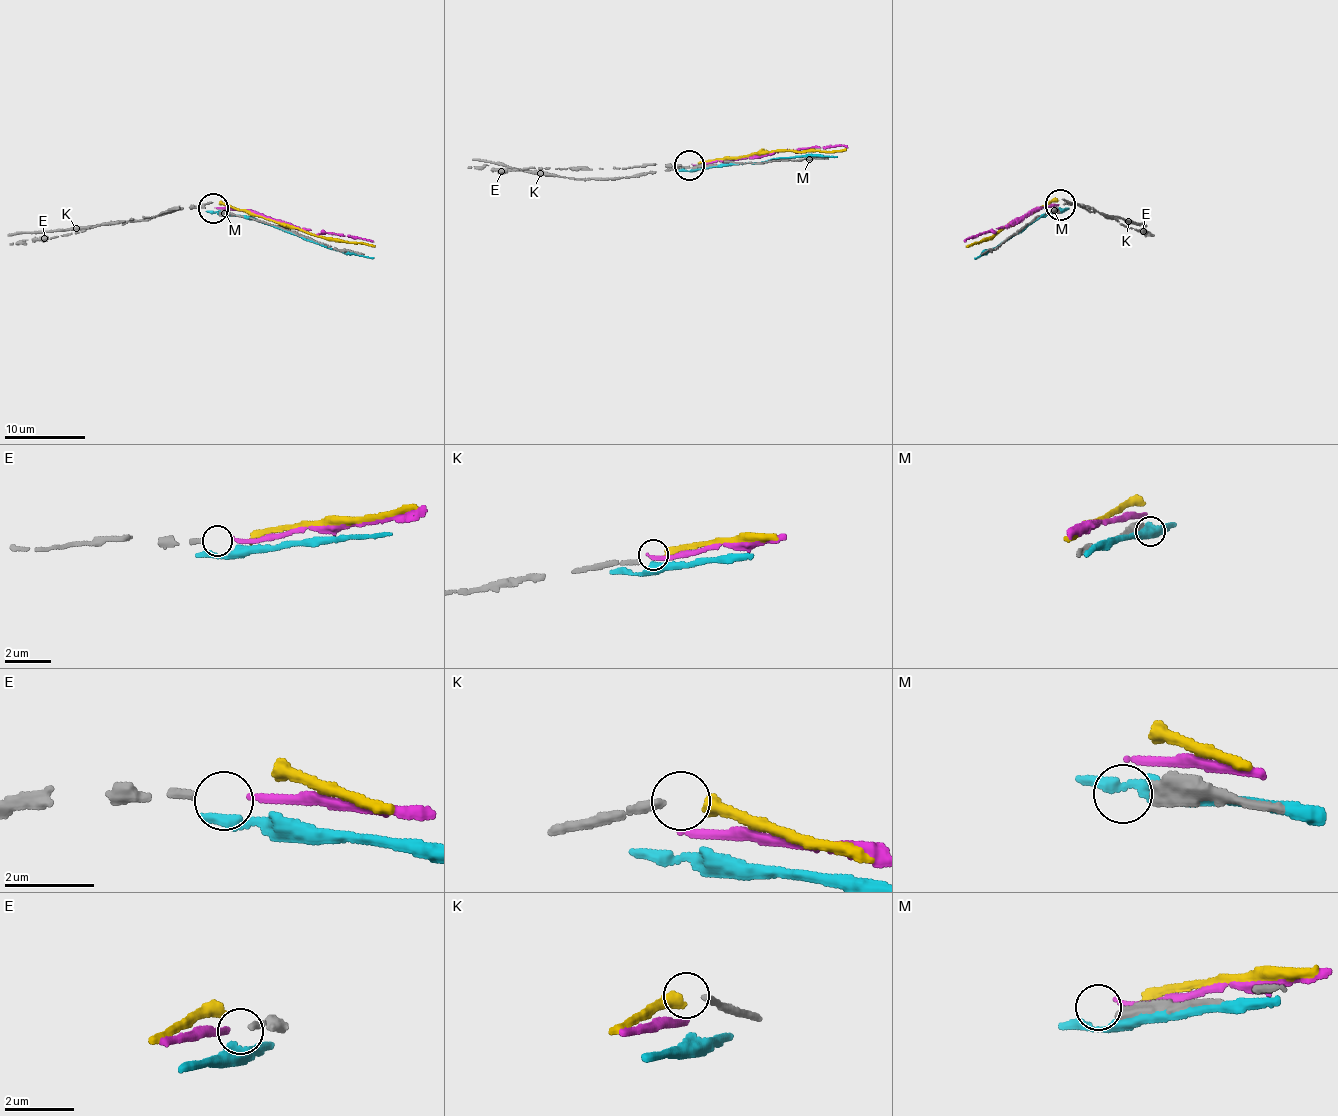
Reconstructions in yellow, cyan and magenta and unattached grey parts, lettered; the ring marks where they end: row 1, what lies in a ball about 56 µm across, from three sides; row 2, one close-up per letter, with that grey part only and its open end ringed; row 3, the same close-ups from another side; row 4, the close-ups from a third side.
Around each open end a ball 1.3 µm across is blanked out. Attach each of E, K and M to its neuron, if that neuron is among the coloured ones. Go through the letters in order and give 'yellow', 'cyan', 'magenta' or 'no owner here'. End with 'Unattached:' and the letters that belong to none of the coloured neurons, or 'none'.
E: magenta
K: yellow
M: no owner here
Unattached: M

